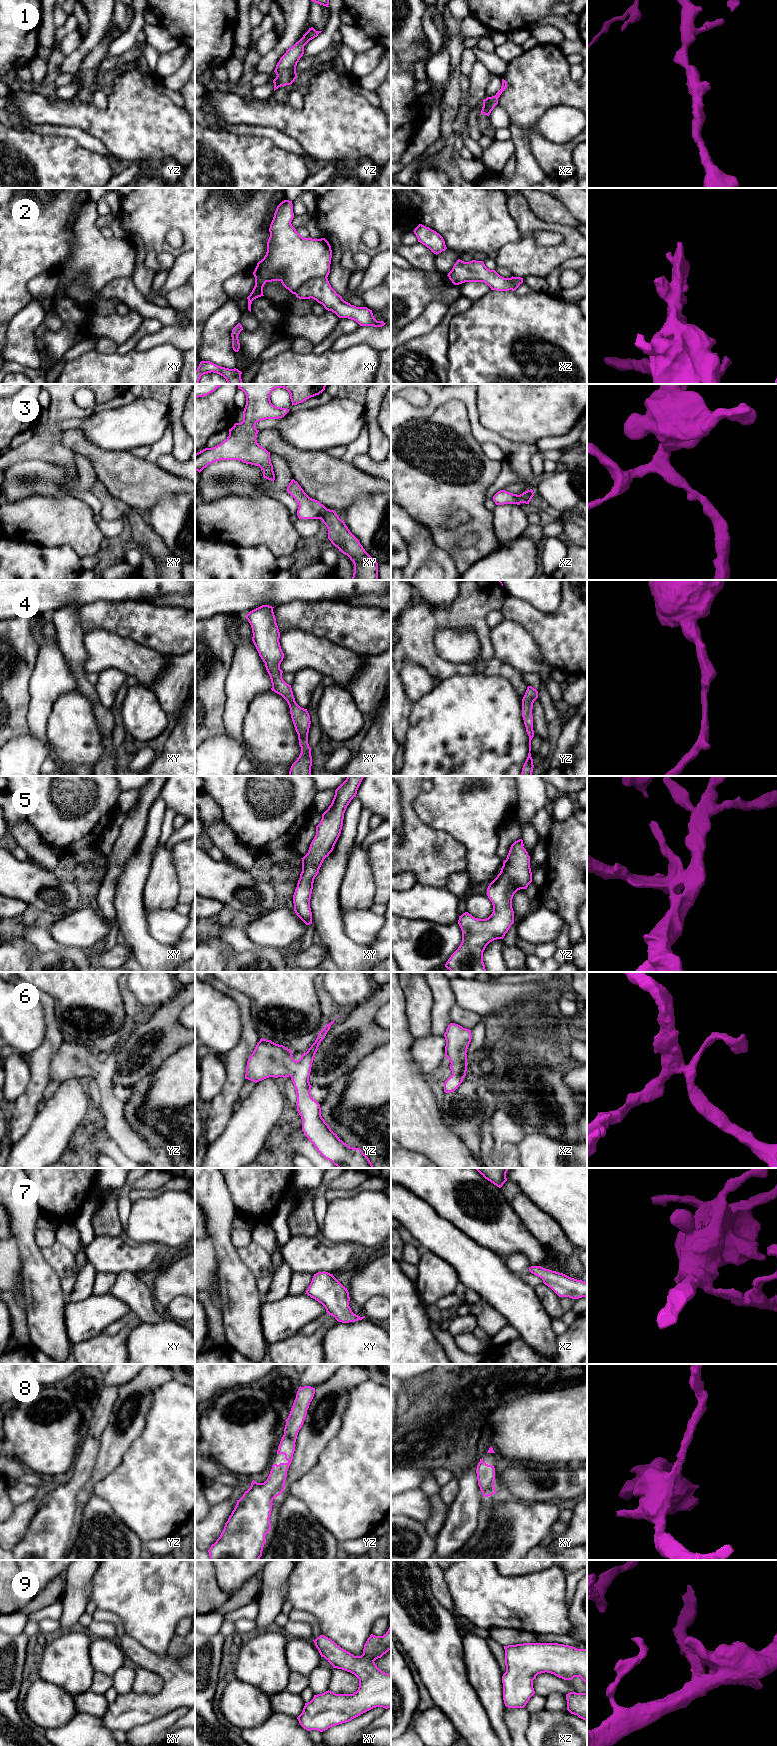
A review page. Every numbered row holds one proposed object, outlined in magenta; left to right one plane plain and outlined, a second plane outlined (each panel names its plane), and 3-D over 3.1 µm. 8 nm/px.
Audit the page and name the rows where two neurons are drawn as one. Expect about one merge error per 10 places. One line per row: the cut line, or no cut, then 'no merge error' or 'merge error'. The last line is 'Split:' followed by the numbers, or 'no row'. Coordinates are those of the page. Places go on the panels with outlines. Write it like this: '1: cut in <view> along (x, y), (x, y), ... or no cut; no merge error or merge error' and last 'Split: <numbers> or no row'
1: no cut; no merge error
2: cut in xy along (326, 276), (306, 280), (293, 293); merge error
3: no cut; no merge error
4: no cut; no merge error
5: no cut; no merge error
6: no cut; no merge error
7: no cut; no merge error
8: no cut; no merge error
9: no cut; no merge error
Split: 2

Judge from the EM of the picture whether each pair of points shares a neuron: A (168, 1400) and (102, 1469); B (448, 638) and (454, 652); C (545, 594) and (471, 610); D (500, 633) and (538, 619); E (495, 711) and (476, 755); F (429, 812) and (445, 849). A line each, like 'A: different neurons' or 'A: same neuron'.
A: different neurons
B: same neuron
C: different neurons
D: different neurons
E: same neuron
F: different neurons

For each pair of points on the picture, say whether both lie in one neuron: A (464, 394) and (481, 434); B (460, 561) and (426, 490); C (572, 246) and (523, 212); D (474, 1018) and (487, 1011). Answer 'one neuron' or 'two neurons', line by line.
A: one neuron
B: one neuron
C: one neuron
D: two neurons

